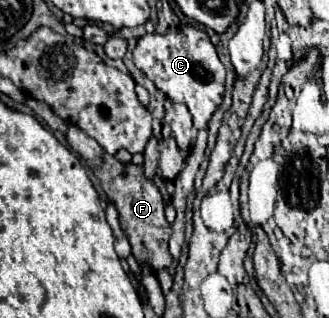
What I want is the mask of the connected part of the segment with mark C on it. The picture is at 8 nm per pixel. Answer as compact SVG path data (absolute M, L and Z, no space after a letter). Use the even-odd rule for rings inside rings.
M185 24L181 28L171 28L161 34L145 34L139 38L133 50L133 62L143 70L155 86L165 92L173 102L181 102L189 108L195 128L205 128L211 114L217 110L225 88L225 66L221 64L215 46L211 44L205 30Z

